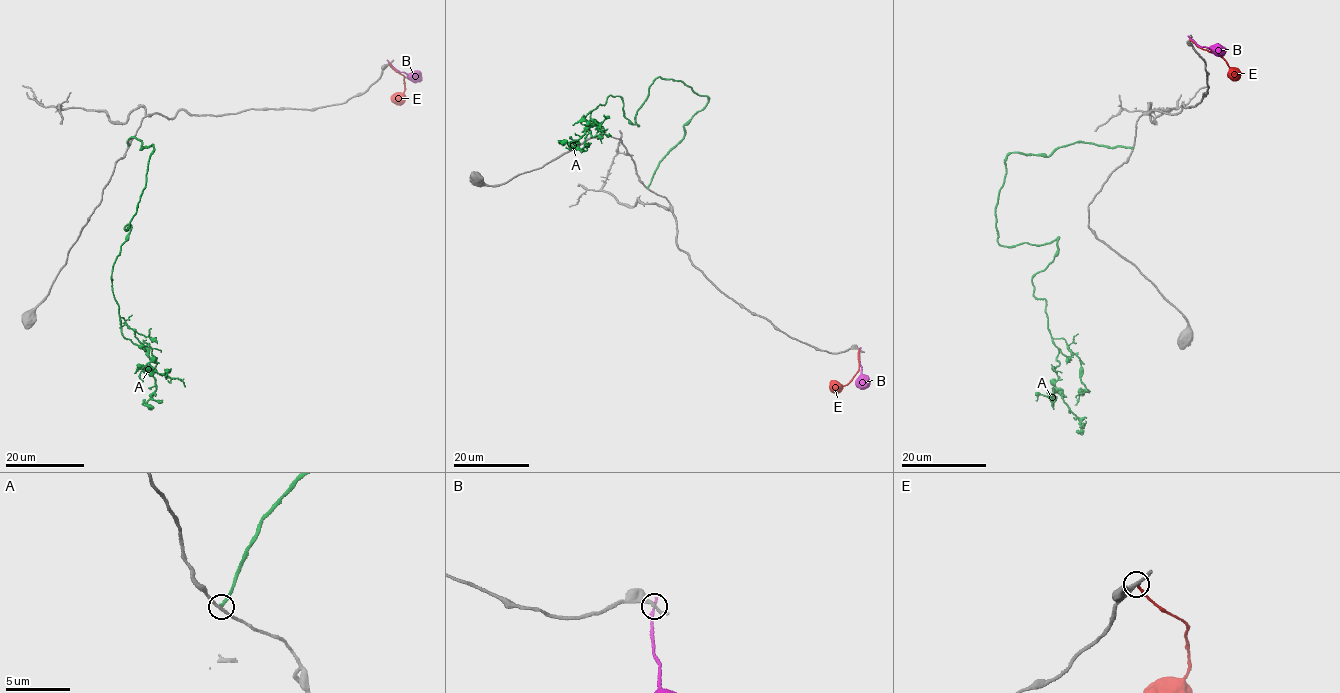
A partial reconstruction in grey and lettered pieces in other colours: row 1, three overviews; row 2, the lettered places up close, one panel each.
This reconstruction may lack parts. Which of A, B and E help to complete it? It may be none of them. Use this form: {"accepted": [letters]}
{"accepted": []}

